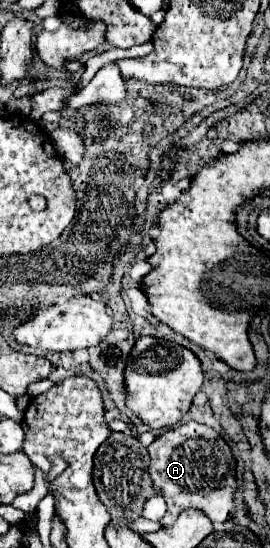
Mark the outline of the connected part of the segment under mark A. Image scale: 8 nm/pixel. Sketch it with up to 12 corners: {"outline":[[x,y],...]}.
{"outline":[[196,421],[148,447],[170,527],[186,509],[230,519],[234,457]]}

